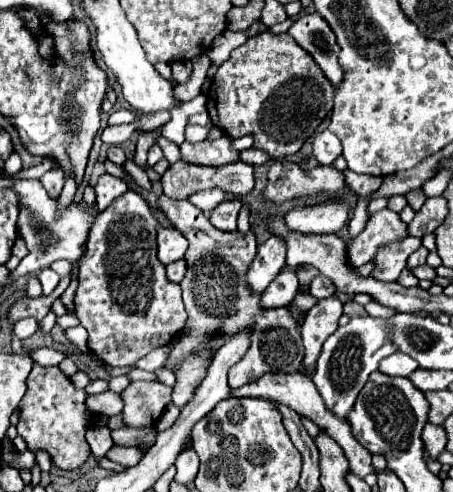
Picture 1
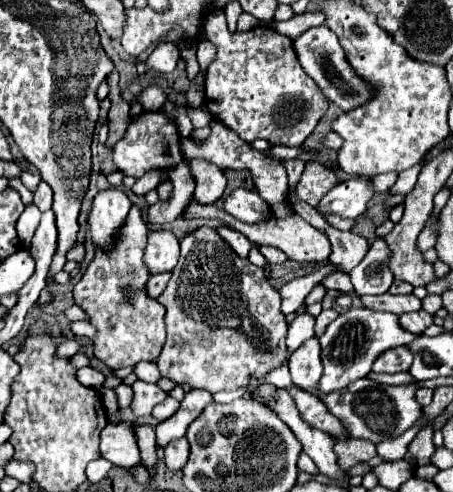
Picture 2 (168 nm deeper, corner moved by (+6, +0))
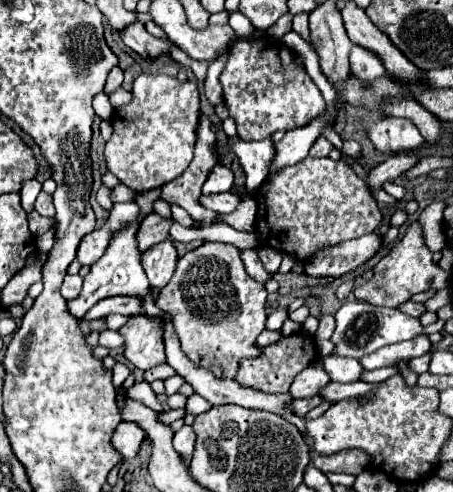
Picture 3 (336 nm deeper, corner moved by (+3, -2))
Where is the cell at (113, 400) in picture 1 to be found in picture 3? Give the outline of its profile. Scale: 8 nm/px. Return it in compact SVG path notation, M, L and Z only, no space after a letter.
M136 382L132 388L128 388L128 396L132 396L132 400L140 400L144 406L154 408L156 412L162 412L162 406L156 400L156 394L152 394L152 388L146 382Z

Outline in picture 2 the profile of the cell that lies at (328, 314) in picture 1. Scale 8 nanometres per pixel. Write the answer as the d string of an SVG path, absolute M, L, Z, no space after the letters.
M317 338L307 340L293 352L289 360L293 386L305 392L313 392L313 394L315 390L319 390L319 378L323 374L323 362L319 354L321 354L321 346Z

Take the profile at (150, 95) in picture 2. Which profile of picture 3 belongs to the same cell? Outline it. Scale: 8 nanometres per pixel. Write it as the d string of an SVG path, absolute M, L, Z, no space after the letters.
M120 88L120 90L116 90L116 92L110 94L110 104L112 104L112 108L120 108L120 106L124 106L128 100L132 100L132 94L126 92L124 88Z

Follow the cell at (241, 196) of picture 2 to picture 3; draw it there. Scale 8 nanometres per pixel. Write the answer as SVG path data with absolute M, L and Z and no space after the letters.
M238 192L212 194L212 196L202 196L200 202L210 210L216 210L220 214L228 214L228 212L236 210L236 206L242 202L242 194L238 194Z

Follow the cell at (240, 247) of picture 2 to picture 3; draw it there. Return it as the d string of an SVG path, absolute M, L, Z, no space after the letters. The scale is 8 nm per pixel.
M240 250L240 254L242 254L242 262L244 262L244 266L246 266L246 272L248 272L254 280L258 280L258 282L264 284L266 280L272 278L272 274L268 274L268 272L264 270L264 266L262 266L256 250Z

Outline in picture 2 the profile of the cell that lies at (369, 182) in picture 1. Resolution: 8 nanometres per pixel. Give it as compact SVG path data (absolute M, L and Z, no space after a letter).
M389 172L389 174L377 174L373 176L373 184L377 184L377 192L387 192L397 180L397 174Z

